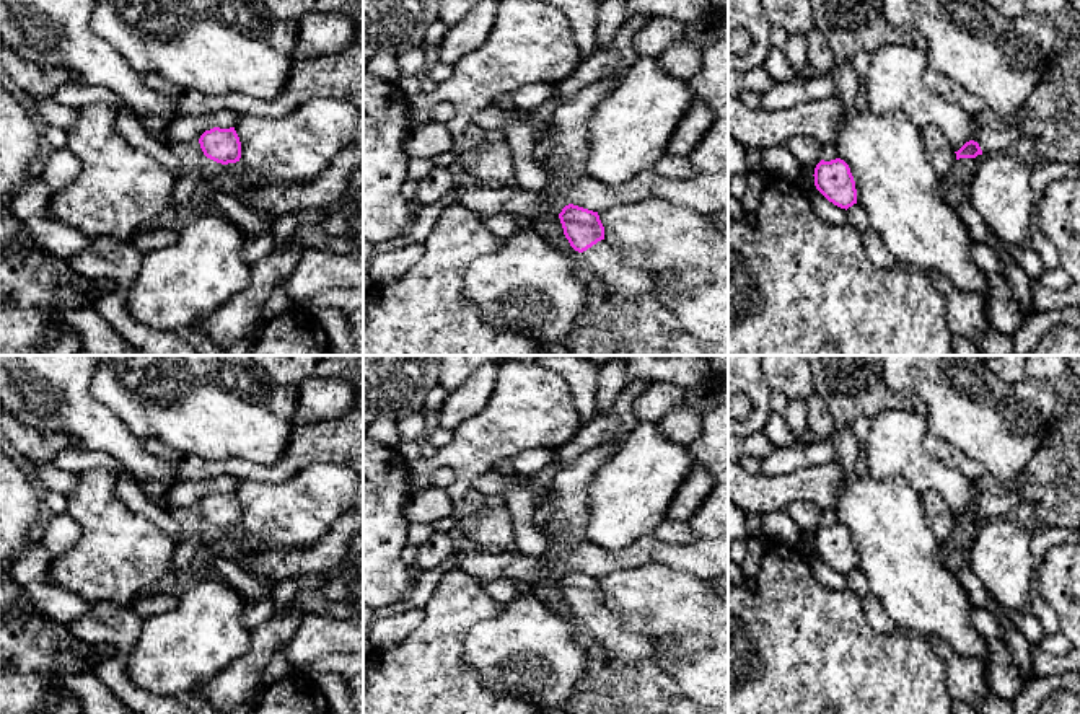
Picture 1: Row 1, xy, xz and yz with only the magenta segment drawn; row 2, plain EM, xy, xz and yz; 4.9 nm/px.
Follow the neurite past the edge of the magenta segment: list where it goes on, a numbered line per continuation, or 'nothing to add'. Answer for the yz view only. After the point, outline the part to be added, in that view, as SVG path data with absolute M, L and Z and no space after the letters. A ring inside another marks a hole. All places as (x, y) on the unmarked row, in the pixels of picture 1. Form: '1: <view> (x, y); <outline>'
1: yz (999, 424); M880 355L883 378L896 393L911 393L927 408L929 432L977 461L1002 486L1002 494L979 494L984 520L1012 518L1021 505L1018 484L1049 432L1056 406L1052 386L1025 380L1008 383L976 355Z

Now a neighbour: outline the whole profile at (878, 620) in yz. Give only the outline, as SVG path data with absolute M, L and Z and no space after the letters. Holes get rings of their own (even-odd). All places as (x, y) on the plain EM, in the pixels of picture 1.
M871 593L863 597L863 608L867 621L876 634L889 634L898 629L896 623L881 610L878 600Z

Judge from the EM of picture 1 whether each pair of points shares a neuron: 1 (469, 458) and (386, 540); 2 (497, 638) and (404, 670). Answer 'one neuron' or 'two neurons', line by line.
1: two neurons
2: two neurons

